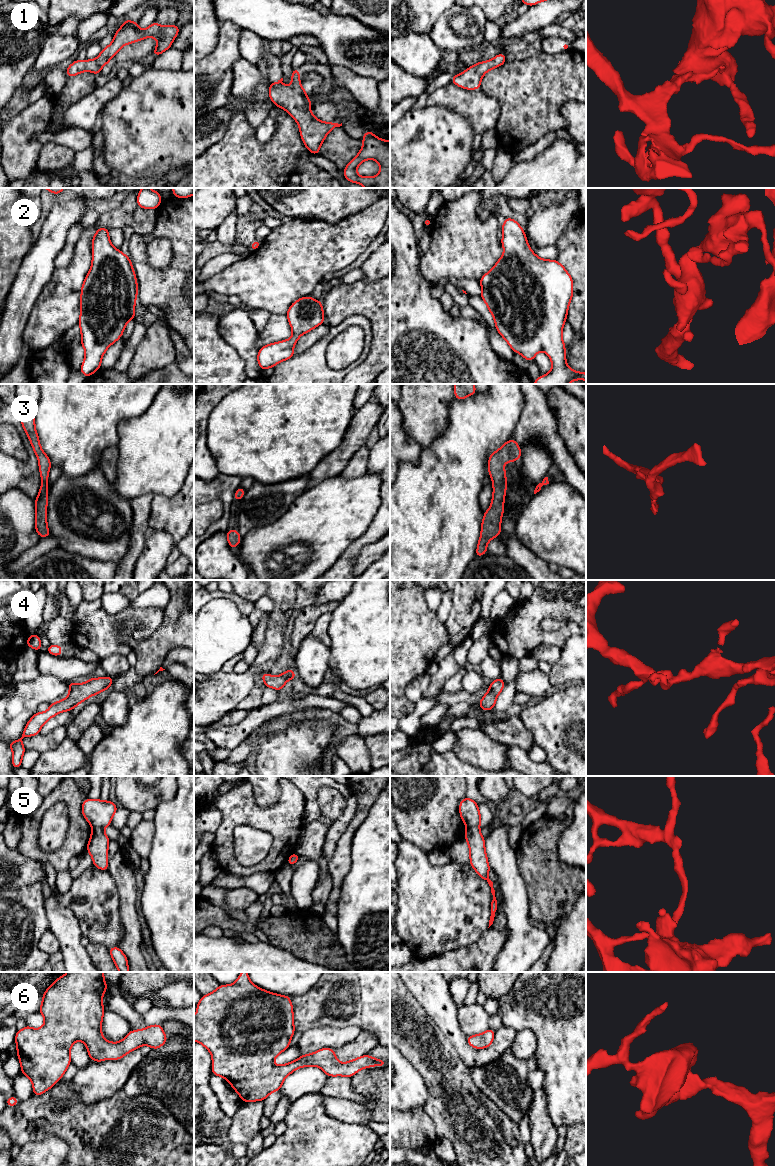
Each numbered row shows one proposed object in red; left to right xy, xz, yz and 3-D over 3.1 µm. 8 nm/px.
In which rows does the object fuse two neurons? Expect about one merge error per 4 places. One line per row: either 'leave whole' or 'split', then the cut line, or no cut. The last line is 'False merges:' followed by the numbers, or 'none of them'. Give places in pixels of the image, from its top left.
1: leave whole | no cut
2: leave whole | no cut
3: leave whole | no cut
4: leave whole | no cut
5: split | yz (478, 826), (469, 826), (467, 828)
6: leave whole | no cut
False merges: 5

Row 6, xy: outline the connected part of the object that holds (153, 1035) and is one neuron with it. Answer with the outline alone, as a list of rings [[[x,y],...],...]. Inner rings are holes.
[[[67,972],[57,978],[43,994],[38,1012],[45,1019],[44,1025],[39,1029],[27,1025],[17,1030],[14,1041],[17,1044],[16,1055],[20,1060],[21,1073],[33,1084],[33,1096],[42,1095],[63,1077],[71,1064],[71,1047],[77,1040],[81,1040],[87,1046],[90,1060],[96,1062],[106,1061],[105,1057],[108,1060],[119,1060],[143,1045],[158,1049],[167,1042],[161,1024],[131,1030],[117,1043],[106,1041],[102,1035],[101,1025],[105,1012],[102,998],[107,988],[104,972]]]

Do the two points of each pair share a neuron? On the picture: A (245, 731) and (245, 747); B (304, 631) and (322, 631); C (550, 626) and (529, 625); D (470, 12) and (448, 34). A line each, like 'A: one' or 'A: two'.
A: two
B: two
C: two
D: one

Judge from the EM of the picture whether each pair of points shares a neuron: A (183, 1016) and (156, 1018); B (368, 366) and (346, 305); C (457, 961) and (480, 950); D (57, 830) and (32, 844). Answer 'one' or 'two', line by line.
A: one
B: one
C: one
D: two

